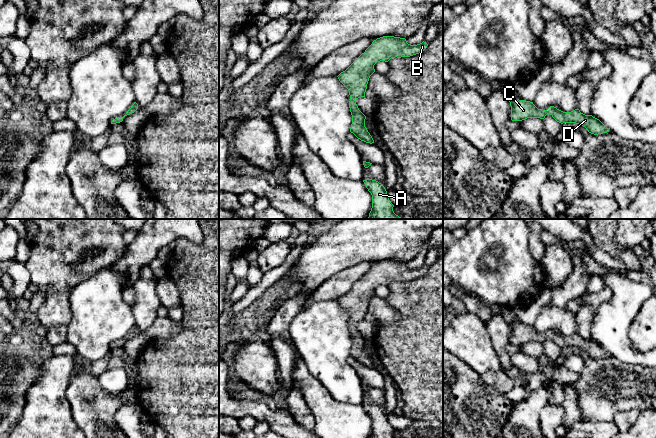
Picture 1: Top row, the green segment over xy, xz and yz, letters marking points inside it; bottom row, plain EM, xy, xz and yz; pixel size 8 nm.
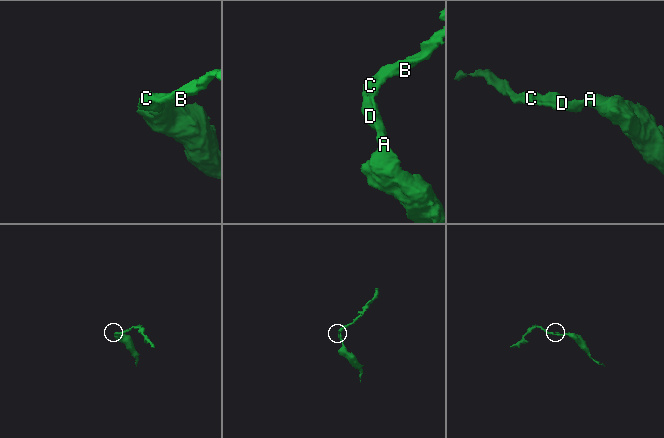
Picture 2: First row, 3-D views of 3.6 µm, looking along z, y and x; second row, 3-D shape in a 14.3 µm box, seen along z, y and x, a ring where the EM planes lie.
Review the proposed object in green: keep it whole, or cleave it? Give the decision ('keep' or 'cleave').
keep

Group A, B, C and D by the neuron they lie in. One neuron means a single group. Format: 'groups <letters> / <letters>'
groups A B C D

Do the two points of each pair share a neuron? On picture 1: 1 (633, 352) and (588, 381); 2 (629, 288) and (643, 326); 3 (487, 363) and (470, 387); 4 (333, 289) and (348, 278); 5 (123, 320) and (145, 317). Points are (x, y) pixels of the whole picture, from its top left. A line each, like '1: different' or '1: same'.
1: different
2: different
3: different
4: same
5: different

